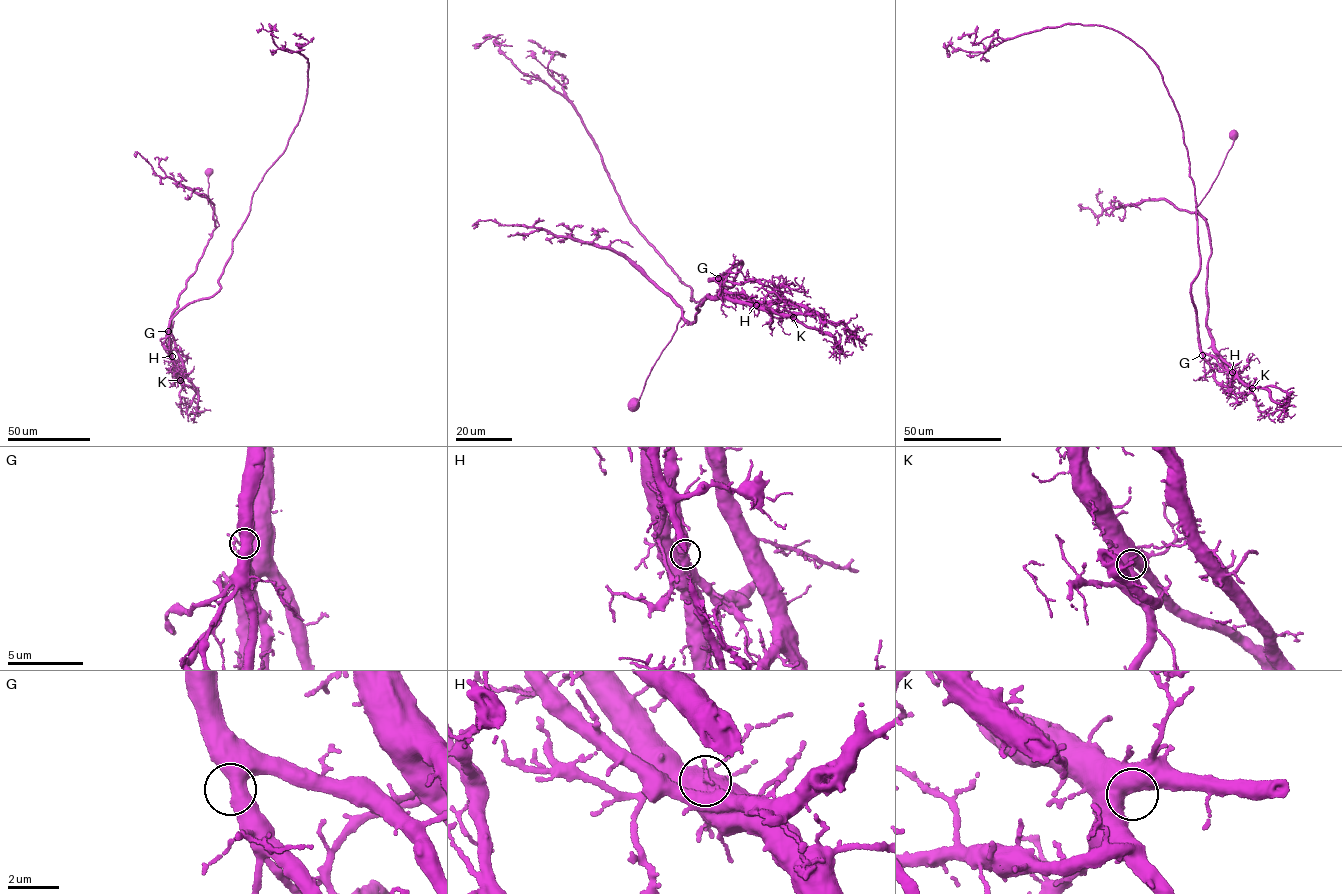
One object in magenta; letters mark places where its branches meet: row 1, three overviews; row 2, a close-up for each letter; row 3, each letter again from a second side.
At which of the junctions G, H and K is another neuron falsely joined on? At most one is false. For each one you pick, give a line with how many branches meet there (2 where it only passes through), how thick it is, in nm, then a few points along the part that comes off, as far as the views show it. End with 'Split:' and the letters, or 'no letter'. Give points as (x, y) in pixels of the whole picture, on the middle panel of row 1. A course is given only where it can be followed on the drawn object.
H: branches 1; calibre 600 nm; course (756, 305), (709, 282), (741, 262), (732, 286), (690, 301), (568, 101), (496, 37), (474, 47)
Split: H

